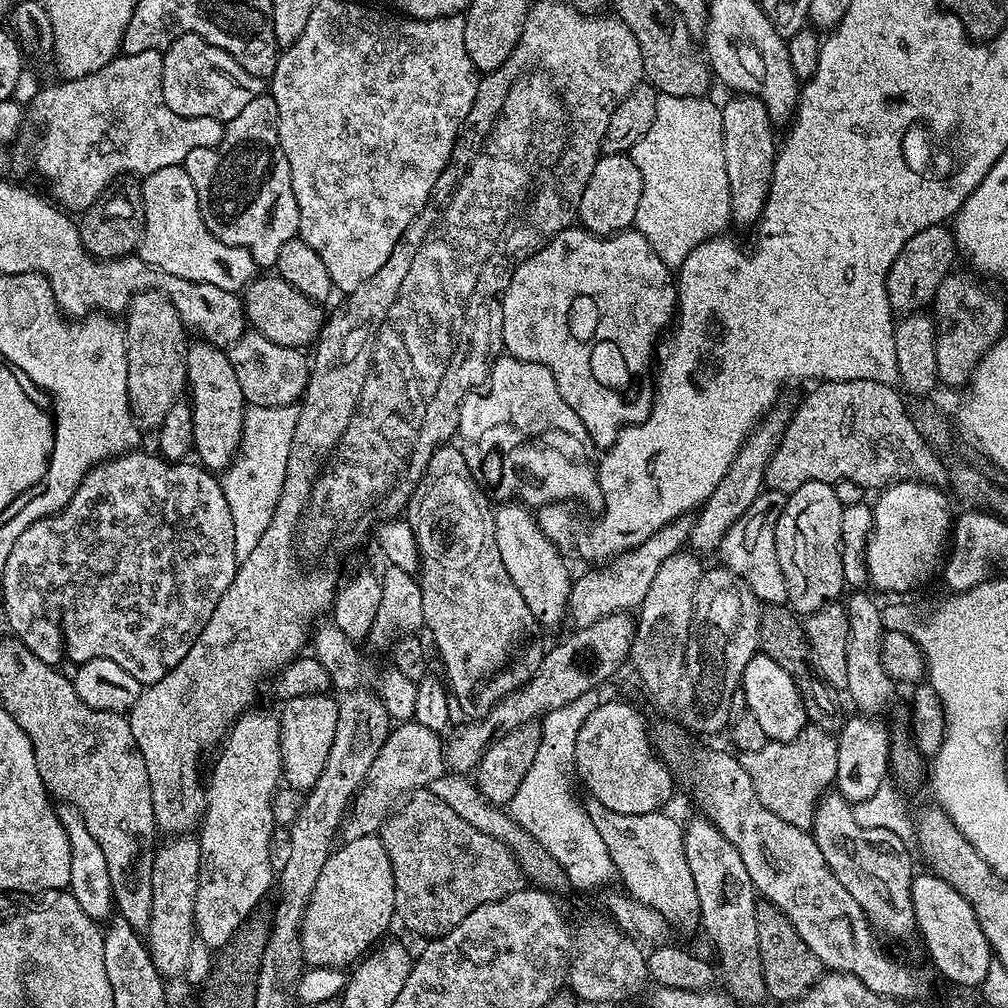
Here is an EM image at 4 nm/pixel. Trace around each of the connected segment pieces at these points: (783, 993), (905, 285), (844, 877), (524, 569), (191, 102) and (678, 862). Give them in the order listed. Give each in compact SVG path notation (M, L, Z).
M761 899L756 905L760 961L764 971L764 990L769 997L787 1002L806 994L824 975L826 969L818 954L798 938L794 926L769 900Z
M947 223L918 230L918 234L914 234L914 238L902 246L898 258L894 258L888 271L886 290L893 309L900 314L927 309L935 301L938 286L953 271L952 259L955 256L958 256L956 234Z
M835 790L821 795L816 804L814 822L810 829L812 837L826 858L826 866L846 886L854 902L862 906L868 915L868 923L877 933L889 932L892 936L904 936L916 928L914 902L910 898L912 889L912 856L902 842L902 837L890 830L863 828L852 813L853 805Z
M504 502L499 505L500 509L495 509L494 519L496 521L496 541L498 542L498 554L502 554L502 563L506 565L506 574L514 581L514 586L518 586L518 594L526 598L526 606L530 606L530 614L541 626L556 624L560 619L568 616L568 599L570 598L573 573L568 573L568 564L559 548L540 528L540 521L534 515L531 507L519 502Z
M193 32L176 37L164 52L162 94L166 106L170 106L170 110L174 110L174 114L179 116L209 116L215 120L227 122L233 120L248 103L254 102L256 96L263 96L265 92L266 84L261 77L242 70L242 66L238 66L238 62L234 62L234 58L226 54L226 50L206 42Z
M593 799L587 801L586 807L590 822L594 822L598 834L602 834L602 842L606 842L606 850L610 850L619 879L624 879L628 887L625 888L627 893L660 912L665 921L672 923L673 920L676 924L695 921L700 907L694 877L690 875L690 866L686 866L684 824L667 816L664 810L650 814L618 814Z

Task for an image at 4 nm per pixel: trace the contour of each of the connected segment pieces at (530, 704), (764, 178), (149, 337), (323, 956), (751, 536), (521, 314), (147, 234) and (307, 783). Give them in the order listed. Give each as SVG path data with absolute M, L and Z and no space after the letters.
M627 611L616 612L608 617L599 618L598 622L585 628L577 628L572 632L573 636L565 638L561 644L549 647L544 653L544 661L538 666L538 670L516 691L508 696L503 696L490 711L483 713L479 718L469 719L452 737L446 740L444 747L444 763L453 773L468 774L480 763L485 748L496 739L497 736L514 730L523 724L539 721L549 712L558 710L558 706L566 706L566 702L574 702L582 694L599 689L599 684L604 684L623 664L629 659L632 651L632 640L636 636L635 619Z
M736 94L733 100L723 101L720 113L722 114L722 151L726 153L726 179L730 181L730 210L732 211L731 223L755 225L760 219L762 210L766 204L770 178L772 177L772 162L776 159L778 136L774 131L774 125L766 106L756 96Z
M156 289L133 296L125 318L128 404L135 425L142 430L154 430L159 427L173 402L183 395L187 385L183 366L188 345L186 329L173 303Z
M379 835L356 837L353 840L345 839L339 847L329 852L322 866L322 874L318 874L317 885L314 886L309 904L305 908L300 932L305 965L338 969L343 969L344 964L353 965L375 945L372 943L387 930L388 923L394 920L395 916L394 870L390 862L390 854L386 854L386 846L382 846Z
M762 491L758 498L754 498L754 502L748 507L746 514L742 514L742 518L738 518L738 522L734 522L734 526L730 526L730 530L726 530L726 538L720 543L718 549L718 556L724 559L721 560L723 567L734 570L734 574L738 574L738 578L742 578L746 582L746 586L750 586L750 590L754 590L756 597L768 606L788 604L786 578L782 574L782 566L778 566L778 550L776 549L776 523L784 509L785 499L785 493Z
M579 226L564 228L534 255L516 265L516 269L512 271L508 289L502 293L500 305L504 319L502 343L508 347L505 348L507 355L516 356L526 362L538 362L542 366L546 366L550 370L550 374L554 374L558 394L562 394L562 398L566 398L566 406L570 406L570 410L574 410L574 414L578 414L578 418L582 418L582 426L586 426L592 443L597 449L606 450L616 440L617 433L626 424L637 424L646 419L648 412L652 409L654 399L654 380L650 375L654 368L654 353L662 336L660 331L664 327L667 329L673 323L676 314L676 285L673 273L664 265L662 258L658 258L658 254L654 254L650 242L646 242L642 233L629 230L615 232L613 236L595 236L593 232L587 232L585 228Z
M175 164L154 170L143 177L140 193L144 199L144 233L138 249L140 259L166 274L190 278L190 282L206 282L237 294L243 293L256 279L258 265L250 250L230 246L210 234L200 213L198 194L194 194L194 182L190 182L190 174L186 174L184 167Z
M315 692L309 696L290 696L283 701L284 709L279 709L280 718L280 753L284 763L283 783L300 793L307 793L309 788L318 782L322 770L326 766L326 758L330 758L330 746L334 746L334 730L338 726L338 710L340 709L337 697L332 694Z

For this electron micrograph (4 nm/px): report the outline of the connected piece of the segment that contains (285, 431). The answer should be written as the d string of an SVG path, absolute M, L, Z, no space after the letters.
M299 403L286 406L258 406L253 404L244 410L244 437L240 451L229 468L219 477L226 502L230 502L230 516L234 518L234 550L243 558L253 553L258 538L266 534L270 518L278 506L282 486L286 482L286 462L290 458L290 442L294 438L294 426L298 426Z

